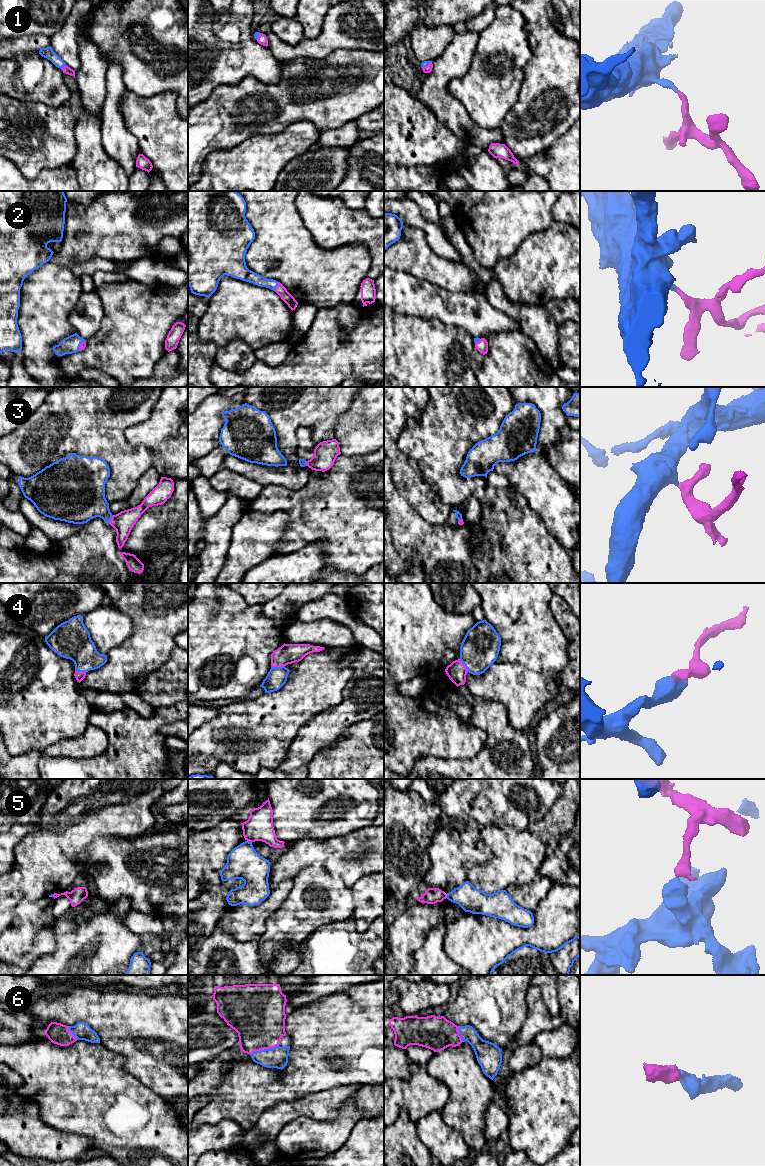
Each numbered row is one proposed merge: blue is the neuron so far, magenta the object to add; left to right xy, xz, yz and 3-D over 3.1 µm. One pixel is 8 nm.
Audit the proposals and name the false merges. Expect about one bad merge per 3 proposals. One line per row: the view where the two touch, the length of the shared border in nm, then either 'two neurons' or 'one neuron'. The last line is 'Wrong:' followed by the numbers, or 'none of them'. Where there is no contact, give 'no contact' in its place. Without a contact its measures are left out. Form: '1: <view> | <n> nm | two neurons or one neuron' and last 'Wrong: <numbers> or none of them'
1: xy | 60 nm | one neuron
2: xz | 80 nm | one neuron
3: xy | 80 nm | one neuron
4: xz | 110 nm | one neuron
5: xz | 50 nm | two neurons
6: xz | 240 nm | one neuron
Wrong: 5

